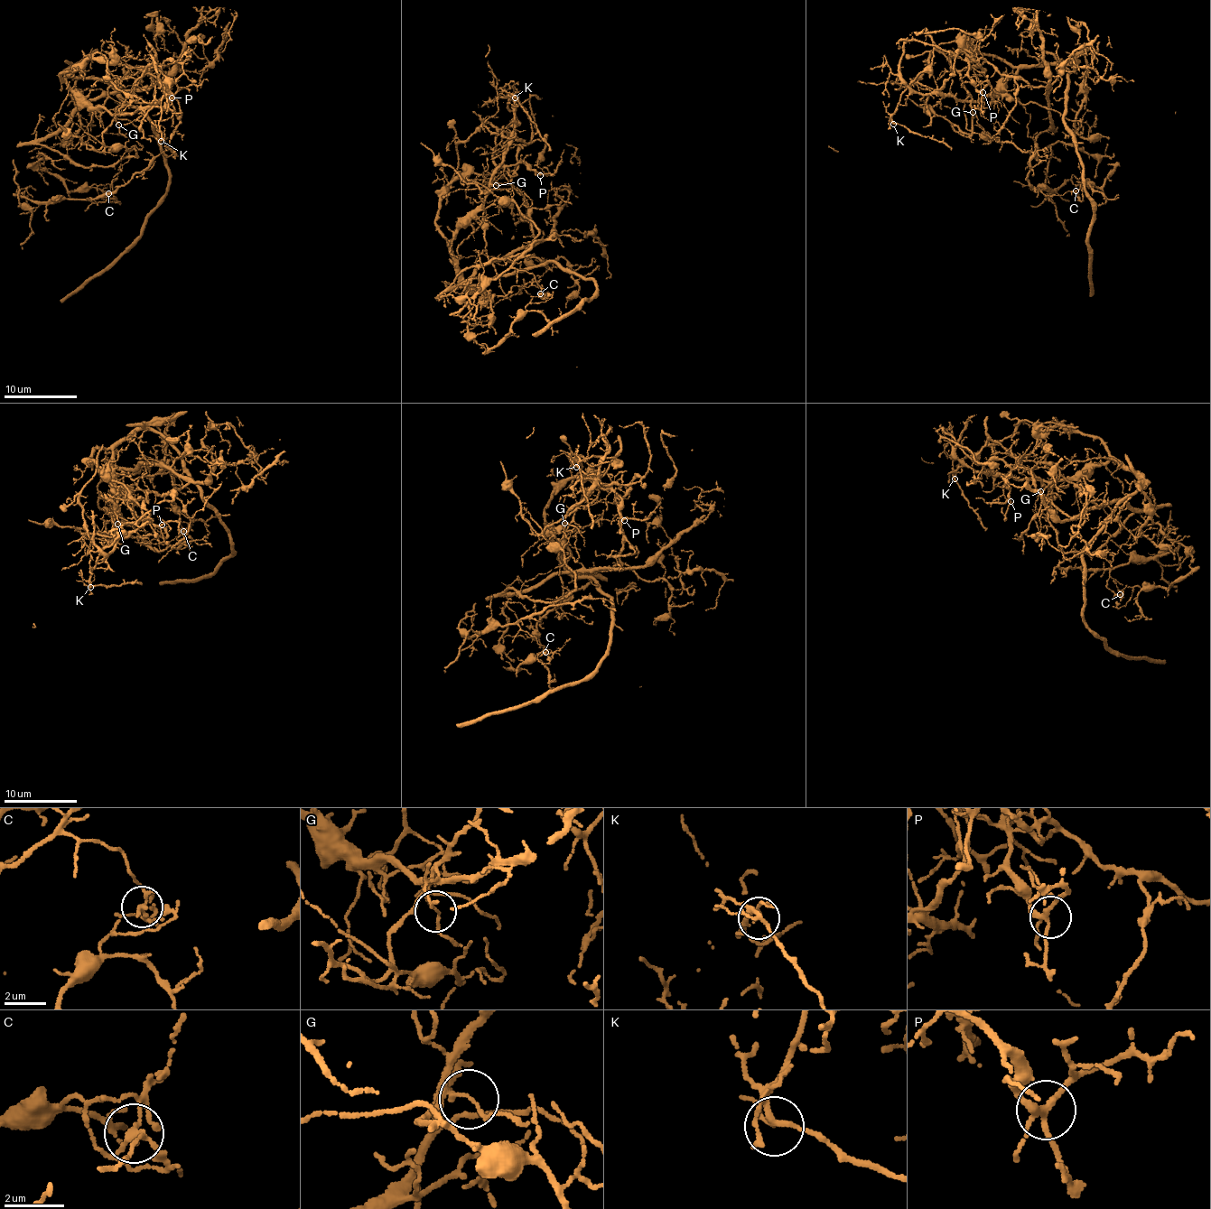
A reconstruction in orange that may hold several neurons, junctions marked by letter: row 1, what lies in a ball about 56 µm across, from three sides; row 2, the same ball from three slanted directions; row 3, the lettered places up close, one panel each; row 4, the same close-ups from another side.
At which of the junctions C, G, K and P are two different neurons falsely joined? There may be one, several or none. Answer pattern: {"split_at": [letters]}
{"split_at": ["C", "G"]}

